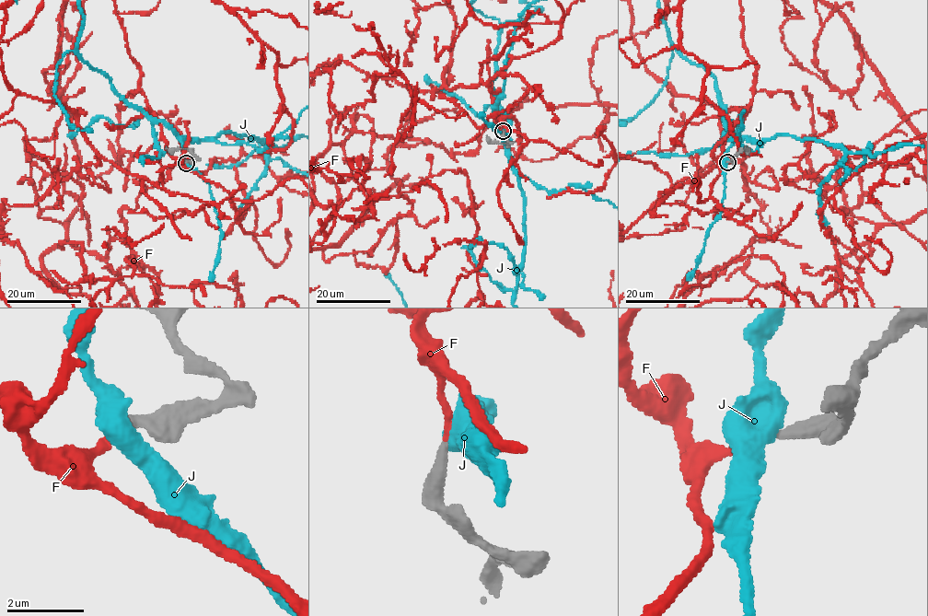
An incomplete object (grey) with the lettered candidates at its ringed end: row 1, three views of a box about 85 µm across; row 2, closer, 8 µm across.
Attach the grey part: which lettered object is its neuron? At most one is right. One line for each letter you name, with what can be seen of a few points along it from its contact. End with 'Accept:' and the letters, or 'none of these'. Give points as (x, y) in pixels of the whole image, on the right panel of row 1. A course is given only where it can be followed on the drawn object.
Accept: F

